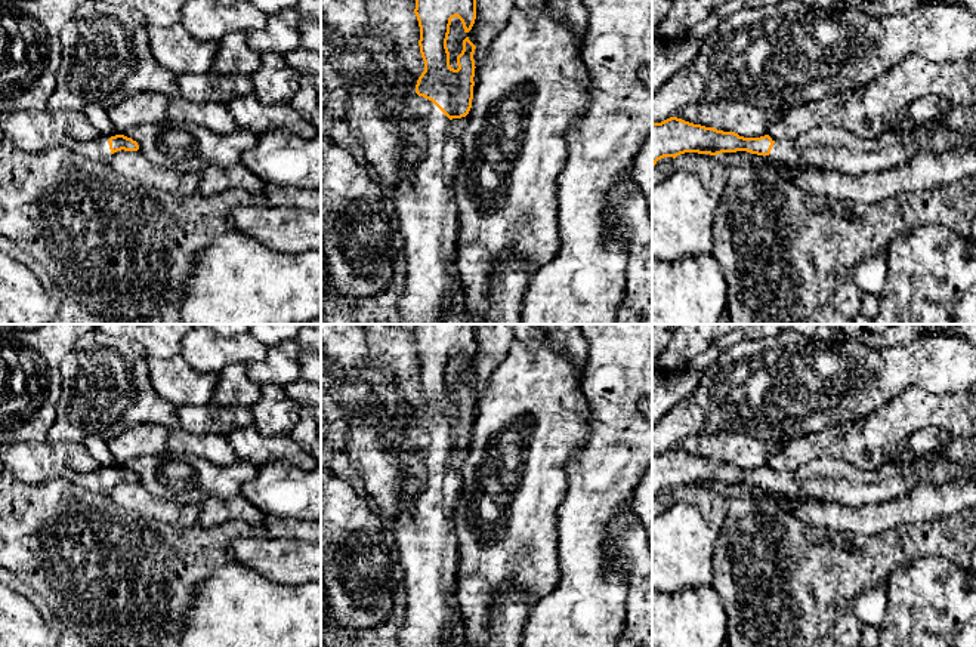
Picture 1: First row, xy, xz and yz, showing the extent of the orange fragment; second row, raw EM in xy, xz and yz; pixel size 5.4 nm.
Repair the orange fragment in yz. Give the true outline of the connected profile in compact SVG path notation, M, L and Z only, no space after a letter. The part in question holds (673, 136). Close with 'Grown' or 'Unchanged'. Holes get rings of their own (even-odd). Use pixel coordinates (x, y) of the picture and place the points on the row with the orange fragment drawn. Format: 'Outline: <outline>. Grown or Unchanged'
Outline: M677 117L652 121L652 166L664 157L676 158L685 152L717 155L747 151L757 155L770 154L791 166L862 176L901 167L918 152L943 154L958 148L976 148L976 132L961 133L943 124L933 124L905 135L886 132L872 139L861 139L825 124L796 141L775 142L769 135L744 138Z. Grown

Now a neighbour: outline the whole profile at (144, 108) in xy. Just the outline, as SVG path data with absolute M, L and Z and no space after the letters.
M138 93L126 98L117 107L108 110L115 133L123 135L140 124L160 124L167 120L169 98L160 93Z

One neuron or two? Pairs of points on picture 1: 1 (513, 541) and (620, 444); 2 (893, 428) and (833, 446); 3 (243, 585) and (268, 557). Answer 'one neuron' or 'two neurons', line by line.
1: two neurons
2: one neuron
3: two neurons

